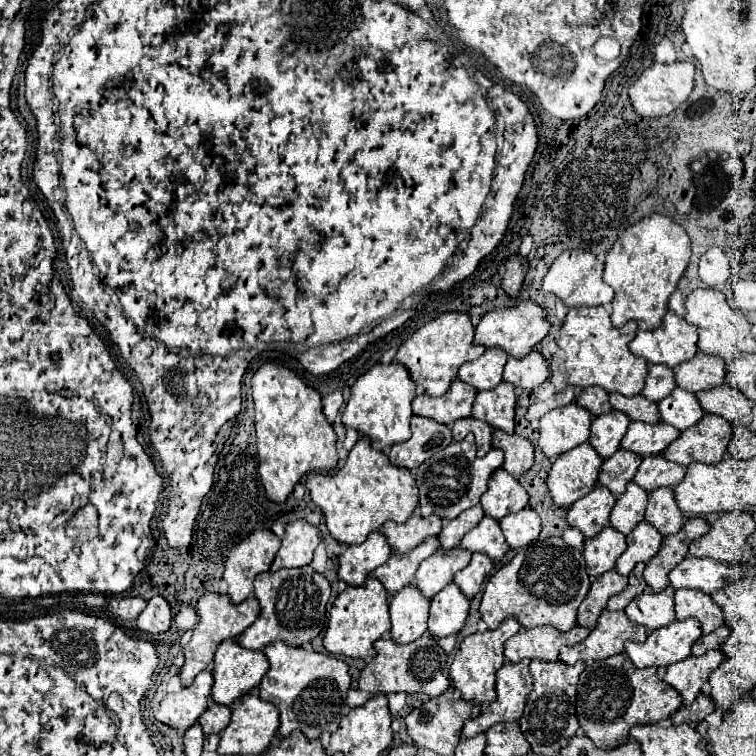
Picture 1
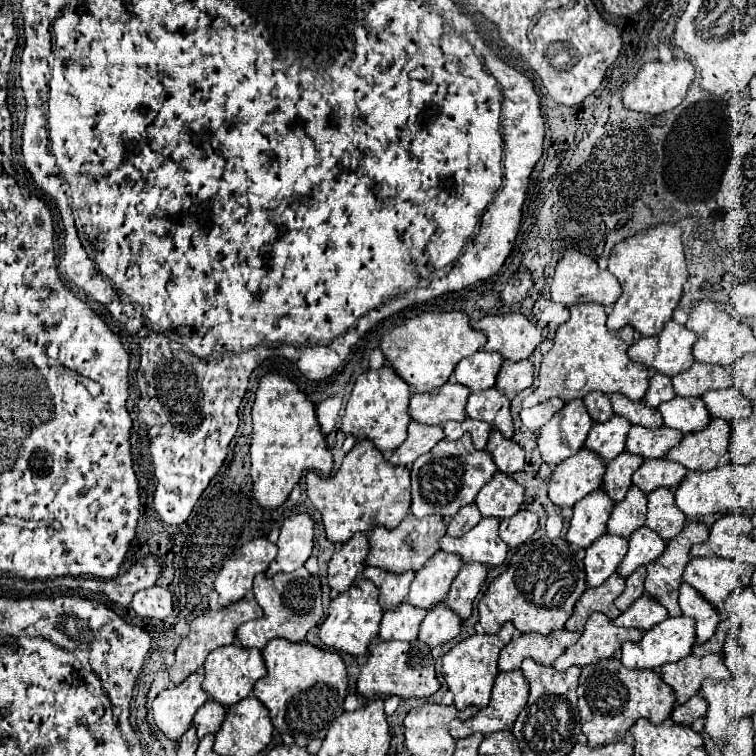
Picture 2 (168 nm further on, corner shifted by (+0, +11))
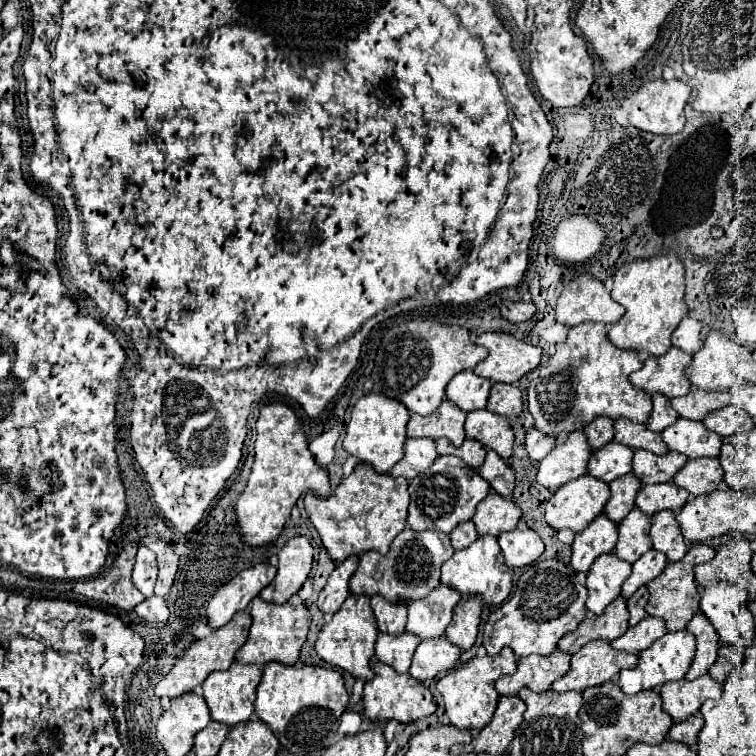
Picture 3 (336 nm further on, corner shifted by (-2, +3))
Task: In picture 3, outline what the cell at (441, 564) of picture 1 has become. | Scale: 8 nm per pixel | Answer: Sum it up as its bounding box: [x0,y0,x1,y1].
[406,583,460,639]

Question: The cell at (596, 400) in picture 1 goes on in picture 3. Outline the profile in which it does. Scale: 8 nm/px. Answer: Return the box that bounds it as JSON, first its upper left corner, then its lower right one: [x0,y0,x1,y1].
[584,417,614,449]

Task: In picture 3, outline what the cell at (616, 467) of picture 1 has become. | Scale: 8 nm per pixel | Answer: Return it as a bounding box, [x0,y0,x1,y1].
[604,473,642,523]

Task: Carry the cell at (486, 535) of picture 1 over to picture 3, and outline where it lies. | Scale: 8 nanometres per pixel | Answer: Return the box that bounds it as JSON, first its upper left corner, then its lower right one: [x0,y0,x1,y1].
[442,535,512,605]

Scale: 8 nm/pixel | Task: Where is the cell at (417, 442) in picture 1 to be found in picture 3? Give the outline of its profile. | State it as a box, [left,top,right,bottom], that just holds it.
[390,437,438,479]

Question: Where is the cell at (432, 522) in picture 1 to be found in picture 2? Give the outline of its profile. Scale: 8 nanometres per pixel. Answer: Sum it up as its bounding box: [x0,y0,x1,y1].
[364,513,446,573]

